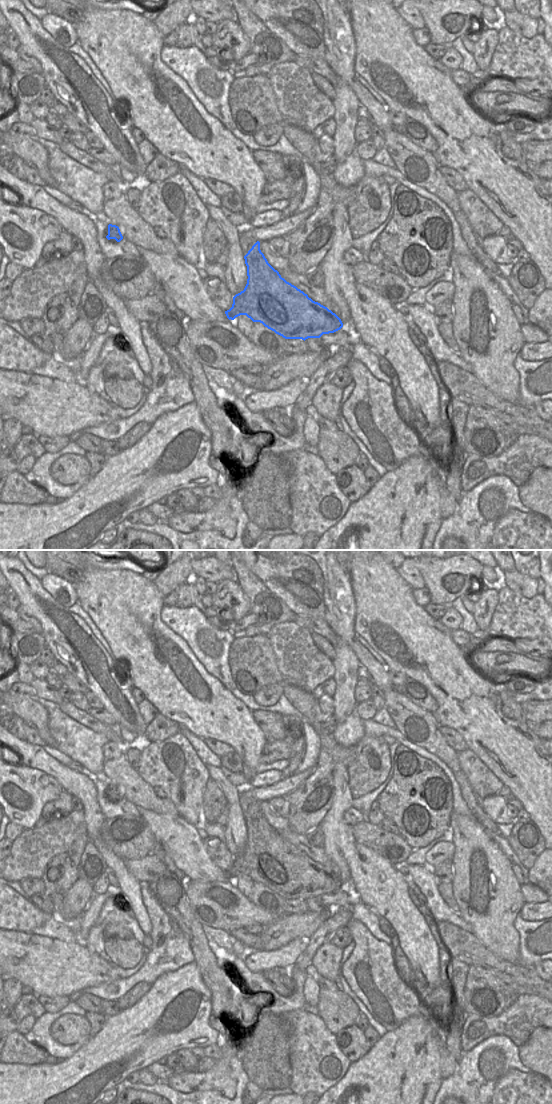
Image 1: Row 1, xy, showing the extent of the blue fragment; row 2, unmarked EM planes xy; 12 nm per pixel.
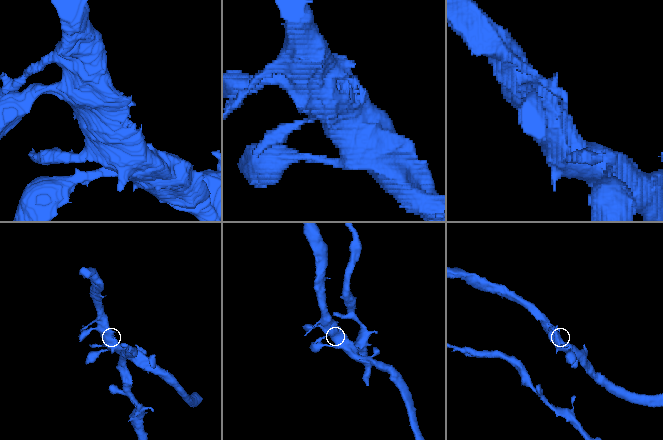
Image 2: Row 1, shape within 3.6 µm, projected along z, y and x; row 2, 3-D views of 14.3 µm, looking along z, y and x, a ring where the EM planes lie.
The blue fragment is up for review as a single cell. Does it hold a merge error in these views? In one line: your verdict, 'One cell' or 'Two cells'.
One cell.

